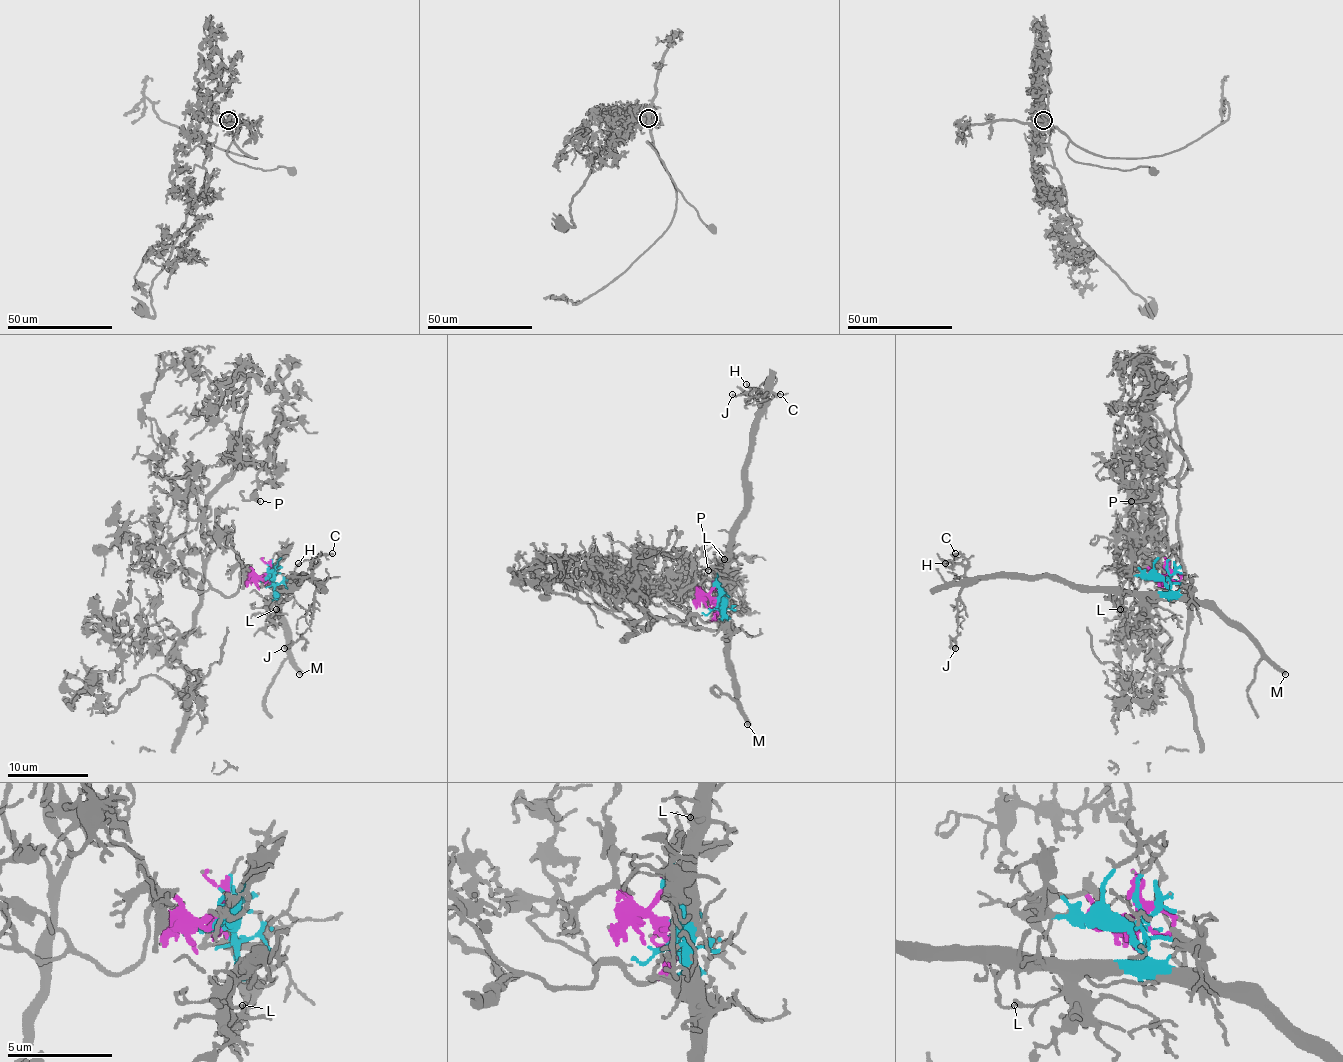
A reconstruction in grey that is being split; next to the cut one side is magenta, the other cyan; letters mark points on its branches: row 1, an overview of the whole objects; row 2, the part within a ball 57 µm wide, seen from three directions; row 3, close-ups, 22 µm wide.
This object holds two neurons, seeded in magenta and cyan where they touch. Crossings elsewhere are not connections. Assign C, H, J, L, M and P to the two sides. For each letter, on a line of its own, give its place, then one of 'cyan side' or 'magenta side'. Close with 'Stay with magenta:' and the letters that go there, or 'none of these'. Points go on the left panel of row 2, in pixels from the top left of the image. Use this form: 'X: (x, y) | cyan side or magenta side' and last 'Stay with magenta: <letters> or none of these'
C: (332, 553) | cyan side
H: (298, 563) | cyan side
J: (284, 648) | cyan side
L: (276, 609) | cyan side
M: (299, 674) | cyan side
P: (260, 501) | magenta side
Stay with magenta: P

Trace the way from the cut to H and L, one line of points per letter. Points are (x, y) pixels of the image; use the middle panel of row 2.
H: (716, 600), (724, 606), (724, 555), (733, 525), (745, 505), (751, 424), (759, 408), (759, 390), (747, 384)
L: (716, 600), (724, 606), (722, 551), (724, 559)

